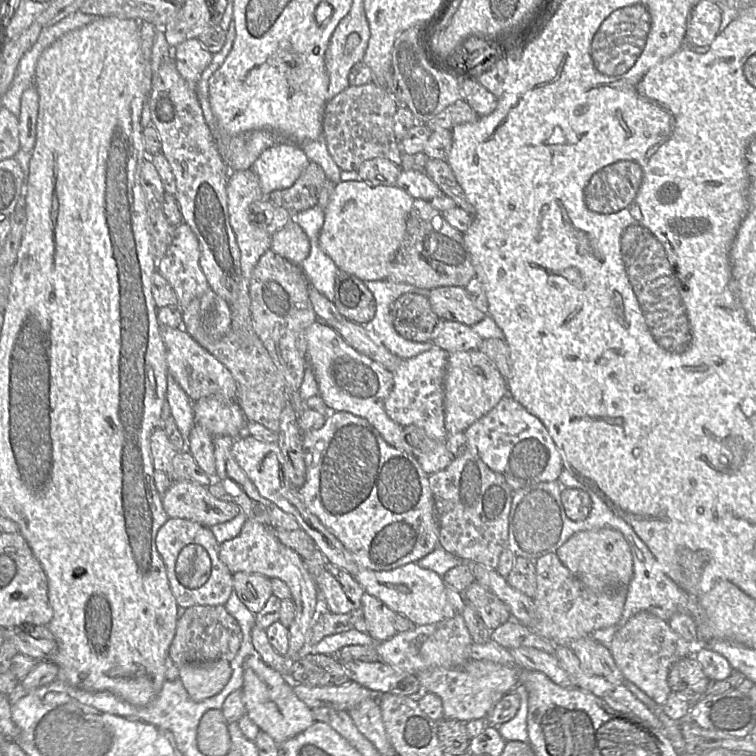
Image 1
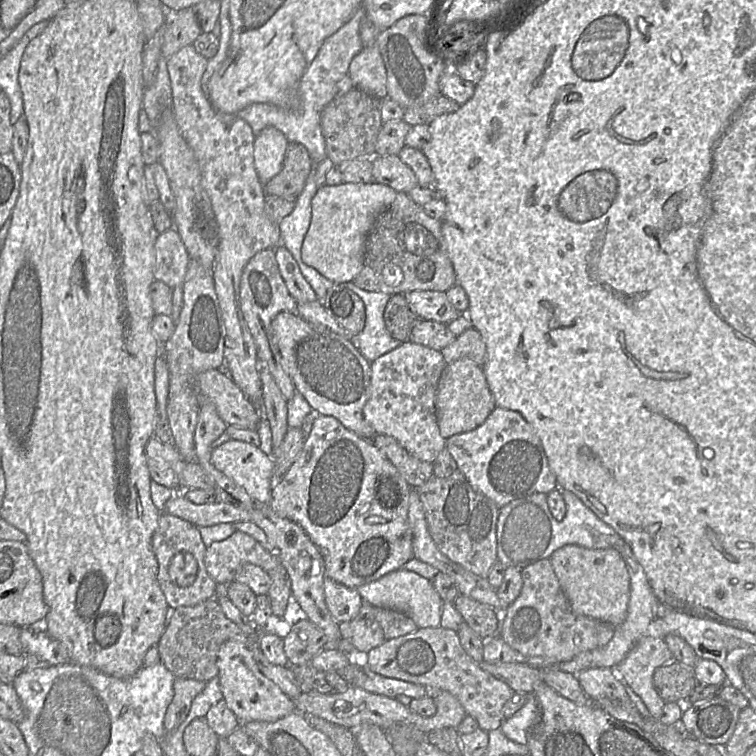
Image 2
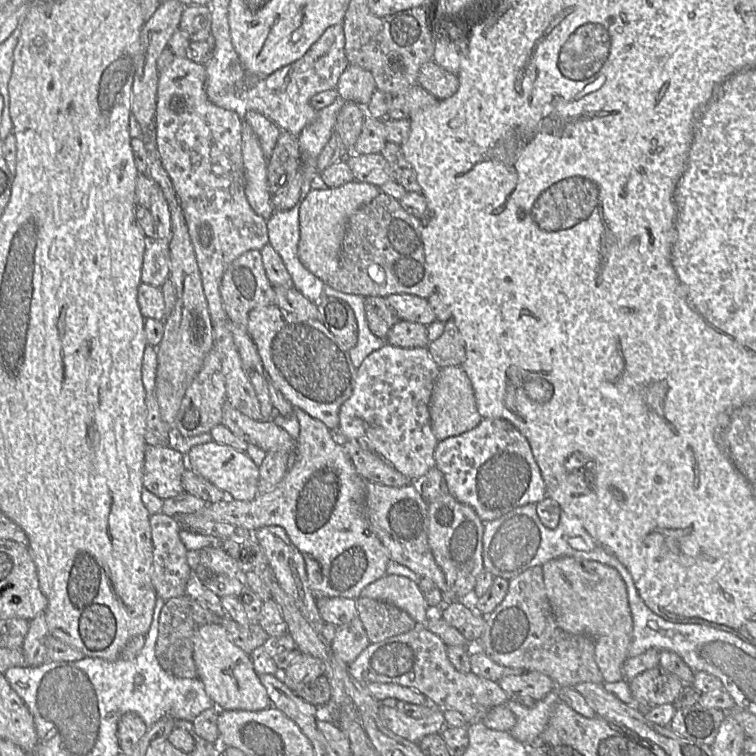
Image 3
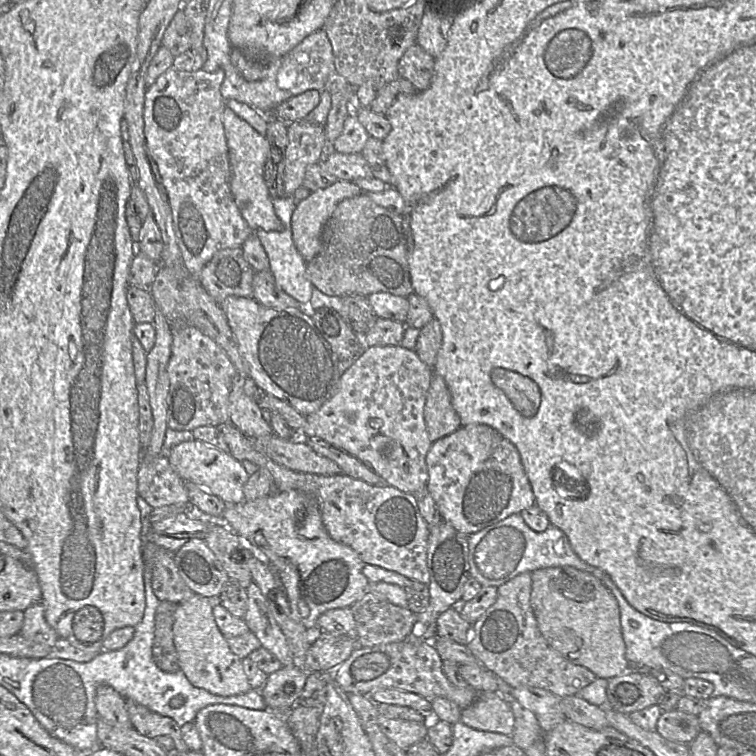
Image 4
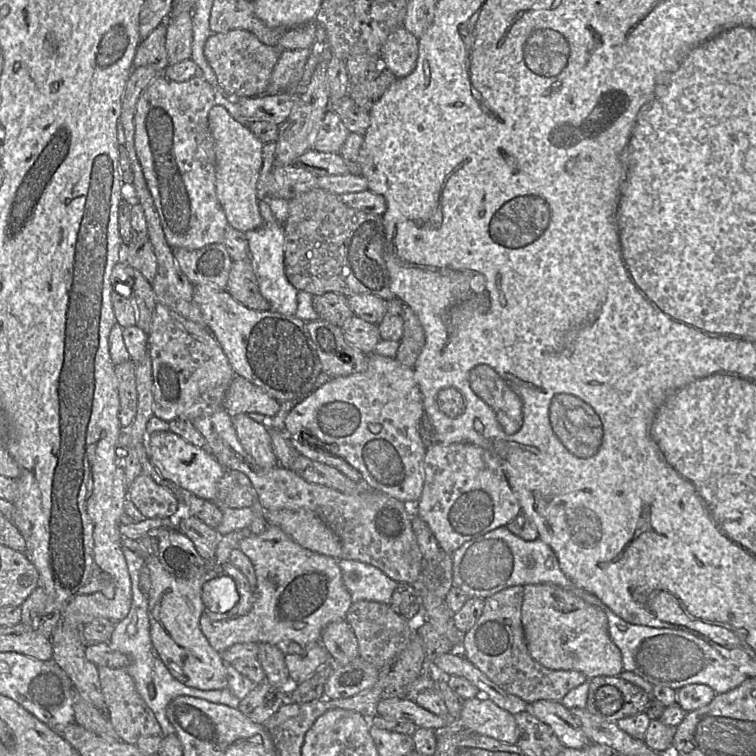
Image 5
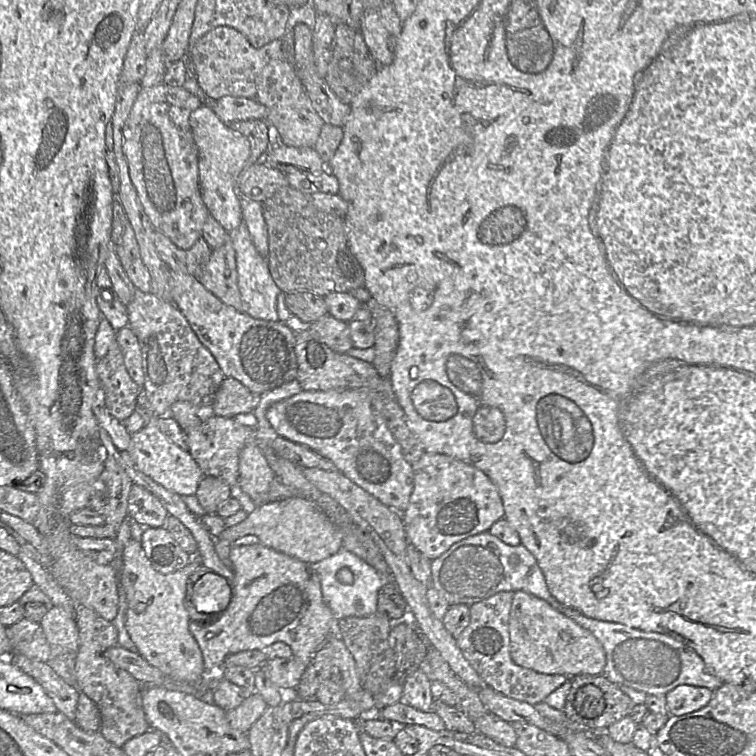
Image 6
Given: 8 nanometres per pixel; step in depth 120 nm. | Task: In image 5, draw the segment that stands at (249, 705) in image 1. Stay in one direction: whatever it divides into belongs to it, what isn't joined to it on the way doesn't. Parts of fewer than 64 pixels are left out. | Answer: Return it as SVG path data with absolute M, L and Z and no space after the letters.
M247 528L232 531L222 536L215 555L208 560L208 569L192 579L177 578L162 567L156 555L144 560L149 570L151 588L147 593L150 638L153 649L169 672L180 682L200 690L227 688L227 664L222 653L216 651L200 628L200 618L205 606L201 593L203 584L220 574L220 566L229 561L230 552L238 548L239 542L252 533Z

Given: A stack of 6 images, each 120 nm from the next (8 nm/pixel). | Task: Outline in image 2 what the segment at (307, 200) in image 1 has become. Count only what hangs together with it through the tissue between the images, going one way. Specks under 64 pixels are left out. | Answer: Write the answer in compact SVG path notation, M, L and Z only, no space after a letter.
M289 142L281 171L264 185L267 196L296 200L313 167L315 163L306 147Z

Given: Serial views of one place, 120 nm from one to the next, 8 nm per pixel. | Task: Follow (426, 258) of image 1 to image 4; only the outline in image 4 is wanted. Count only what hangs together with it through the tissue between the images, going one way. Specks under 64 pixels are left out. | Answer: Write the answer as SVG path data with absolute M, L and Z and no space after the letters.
M366 193L344 199L324 226L321 250L306 263L306 271L313 287L329 296L369 296L384 292L407 298L414 294L402 216L377 205Z

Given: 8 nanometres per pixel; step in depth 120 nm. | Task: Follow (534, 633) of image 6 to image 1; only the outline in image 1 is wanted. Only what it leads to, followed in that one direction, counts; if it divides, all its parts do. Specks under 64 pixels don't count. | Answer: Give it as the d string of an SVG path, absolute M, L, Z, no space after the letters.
M603 528L574 534L556 554L563 565L587 588L603 592L630 584L633 575L633 557L624 535L615 529Z

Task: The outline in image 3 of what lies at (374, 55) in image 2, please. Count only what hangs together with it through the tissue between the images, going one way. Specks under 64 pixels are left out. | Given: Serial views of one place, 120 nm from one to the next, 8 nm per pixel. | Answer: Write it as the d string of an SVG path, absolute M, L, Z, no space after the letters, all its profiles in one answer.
M349 65L340 76L336 90L345 102L365 107L377 88L371 72L357 65Z

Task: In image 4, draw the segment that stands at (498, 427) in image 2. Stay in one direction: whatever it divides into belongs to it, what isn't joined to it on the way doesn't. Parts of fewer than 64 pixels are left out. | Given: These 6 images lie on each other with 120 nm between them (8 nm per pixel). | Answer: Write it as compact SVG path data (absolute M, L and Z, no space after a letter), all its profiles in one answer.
M484 424L462 426L432 443L426 456L427 490L442 520L471 535L535 504L517 448Z

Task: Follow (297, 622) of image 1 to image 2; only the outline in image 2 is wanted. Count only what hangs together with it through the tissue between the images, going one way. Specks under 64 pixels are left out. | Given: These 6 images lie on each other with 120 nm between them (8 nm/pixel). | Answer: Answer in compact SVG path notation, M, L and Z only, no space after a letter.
M240 531L206 548L204 565L218 585L233 581L236 571L244 564L253 564L265 571L282 566L275 551L268 550L253 537Z

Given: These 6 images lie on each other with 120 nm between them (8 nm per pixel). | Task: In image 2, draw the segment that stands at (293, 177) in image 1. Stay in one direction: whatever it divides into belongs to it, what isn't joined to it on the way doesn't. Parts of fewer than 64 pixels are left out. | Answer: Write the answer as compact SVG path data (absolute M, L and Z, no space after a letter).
M266 127L255 136L254 164L264 185L281 171L288 144L286 136L274 127Z

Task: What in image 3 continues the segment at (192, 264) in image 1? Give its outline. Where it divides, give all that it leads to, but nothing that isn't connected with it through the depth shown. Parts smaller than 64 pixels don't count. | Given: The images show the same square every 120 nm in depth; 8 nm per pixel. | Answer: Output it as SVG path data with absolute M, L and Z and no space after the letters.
M153 238L144 253L141 282L160 287L169 276L169 239Z

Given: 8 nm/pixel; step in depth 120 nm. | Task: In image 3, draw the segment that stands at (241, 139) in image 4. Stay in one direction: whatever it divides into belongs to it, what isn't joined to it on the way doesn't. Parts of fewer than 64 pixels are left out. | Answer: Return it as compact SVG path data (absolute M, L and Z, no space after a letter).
M244 119L241 134L245 195L252 209L264 219L269 220L274 213L274 208L267 180L267 160L257 135Z

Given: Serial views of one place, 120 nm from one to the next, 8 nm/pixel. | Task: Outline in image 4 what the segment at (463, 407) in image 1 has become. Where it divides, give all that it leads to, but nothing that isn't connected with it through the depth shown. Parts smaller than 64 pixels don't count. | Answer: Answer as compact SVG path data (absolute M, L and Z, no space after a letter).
M437 373L433 374L428 390L424 419L432 443L462 427L460 417L452 405L449 388Z

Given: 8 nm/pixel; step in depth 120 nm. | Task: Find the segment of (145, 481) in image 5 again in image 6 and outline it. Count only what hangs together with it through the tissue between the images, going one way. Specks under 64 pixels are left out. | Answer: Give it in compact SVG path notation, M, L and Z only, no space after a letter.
M133 484L128 497L128 515L143 527L162 527L168 511L161 500L142 486Z

